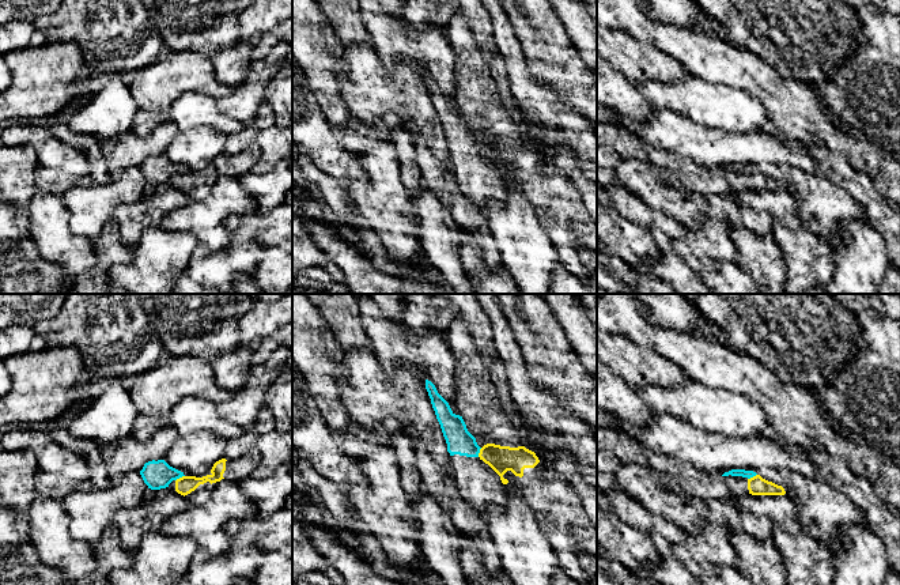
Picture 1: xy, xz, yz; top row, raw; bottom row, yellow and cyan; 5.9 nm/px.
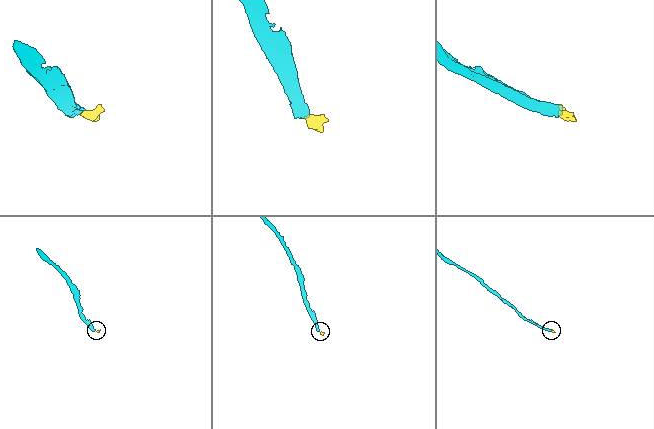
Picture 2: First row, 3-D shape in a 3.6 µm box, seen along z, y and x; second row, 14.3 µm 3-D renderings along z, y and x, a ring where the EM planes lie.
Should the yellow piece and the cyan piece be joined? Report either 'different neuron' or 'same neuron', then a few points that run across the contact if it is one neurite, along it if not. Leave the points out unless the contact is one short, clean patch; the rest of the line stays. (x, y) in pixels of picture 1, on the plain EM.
different neuron; line xy (184, 170), (176, 176)

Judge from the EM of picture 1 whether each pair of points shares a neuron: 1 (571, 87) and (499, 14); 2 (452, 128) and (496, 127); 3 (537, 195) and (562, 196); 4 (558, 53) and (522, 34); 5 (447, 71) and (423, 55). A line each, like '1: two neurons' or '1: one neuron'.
1: two neurons
2: two neurons
3: one neuron
4: one neuron
5: one neuron

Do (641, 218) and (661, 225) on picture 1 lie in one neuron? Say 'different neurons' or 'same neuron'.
same neuron

